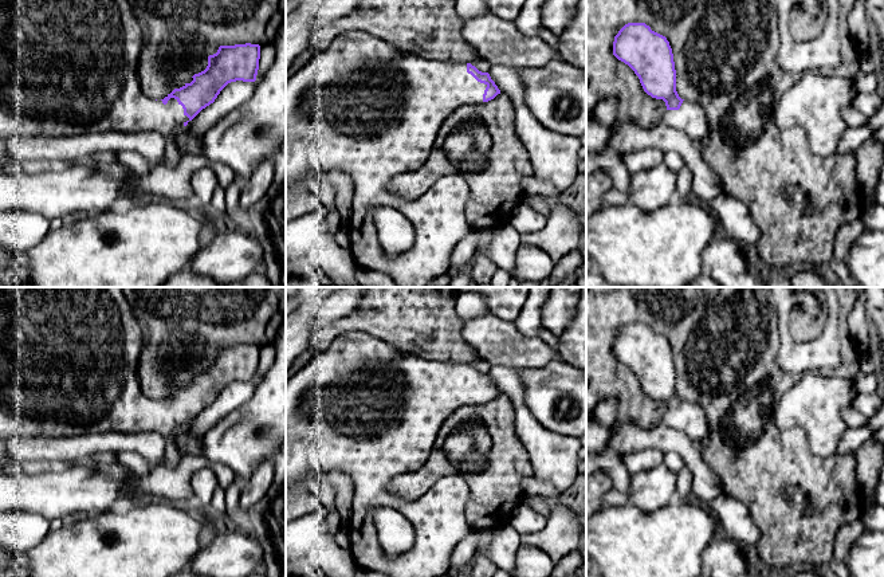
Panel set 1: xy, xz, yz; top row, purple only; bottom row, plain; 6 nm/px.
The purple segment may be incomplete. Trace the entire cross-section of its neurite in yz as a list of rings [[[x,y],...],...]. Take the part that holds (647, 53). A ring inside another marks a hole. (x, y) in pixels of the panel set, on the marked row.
[[[628,23],[614,36],[613,55],[634,71],[648,95],[665,102],[667,110],[661,122],[687,134],[695,142],[707,137],[711,125],[703,106],[681,99],[676,91],[673,54],[665,36],[652,31],[645,23]]]

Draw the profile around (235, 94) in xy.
[[[255,82],[228,83],[213,103],[203,109],[185,127],[190,137],[204,136],[225,114],[244,105],[255,93]]]

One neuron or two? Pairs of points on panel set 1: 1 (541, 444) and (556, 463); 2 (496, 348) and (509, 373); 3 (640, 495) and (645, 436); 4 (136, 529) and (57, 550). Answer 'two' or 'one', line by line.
1: one
2: two
3: two
4: one

